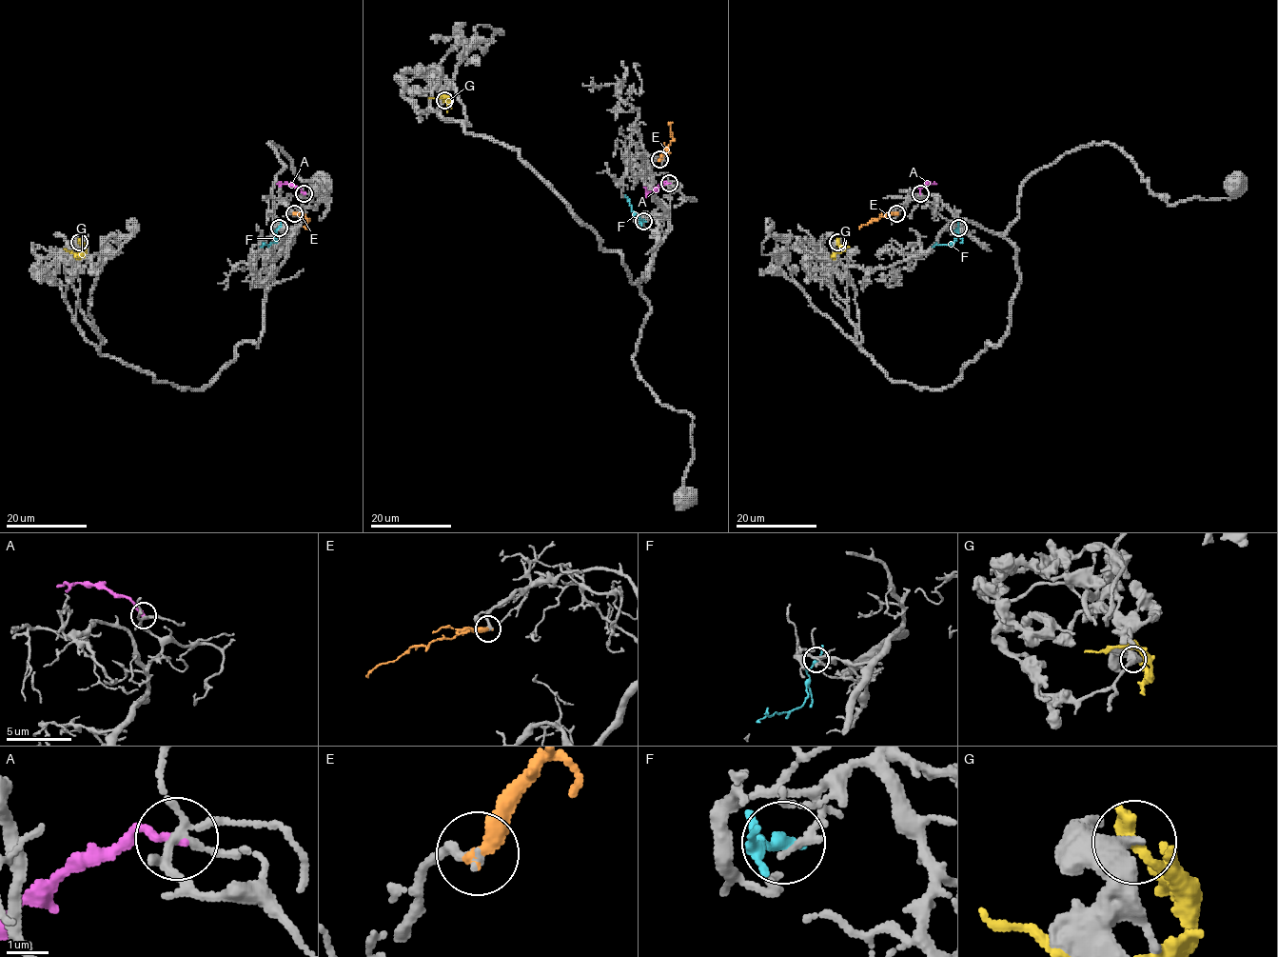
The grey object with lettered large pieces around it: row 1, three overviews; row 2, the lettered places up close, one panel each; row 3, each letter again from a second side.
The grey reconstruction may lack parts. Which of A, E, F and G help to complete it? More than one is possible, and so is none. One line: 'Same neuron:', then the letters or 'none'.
Same neuron: E

